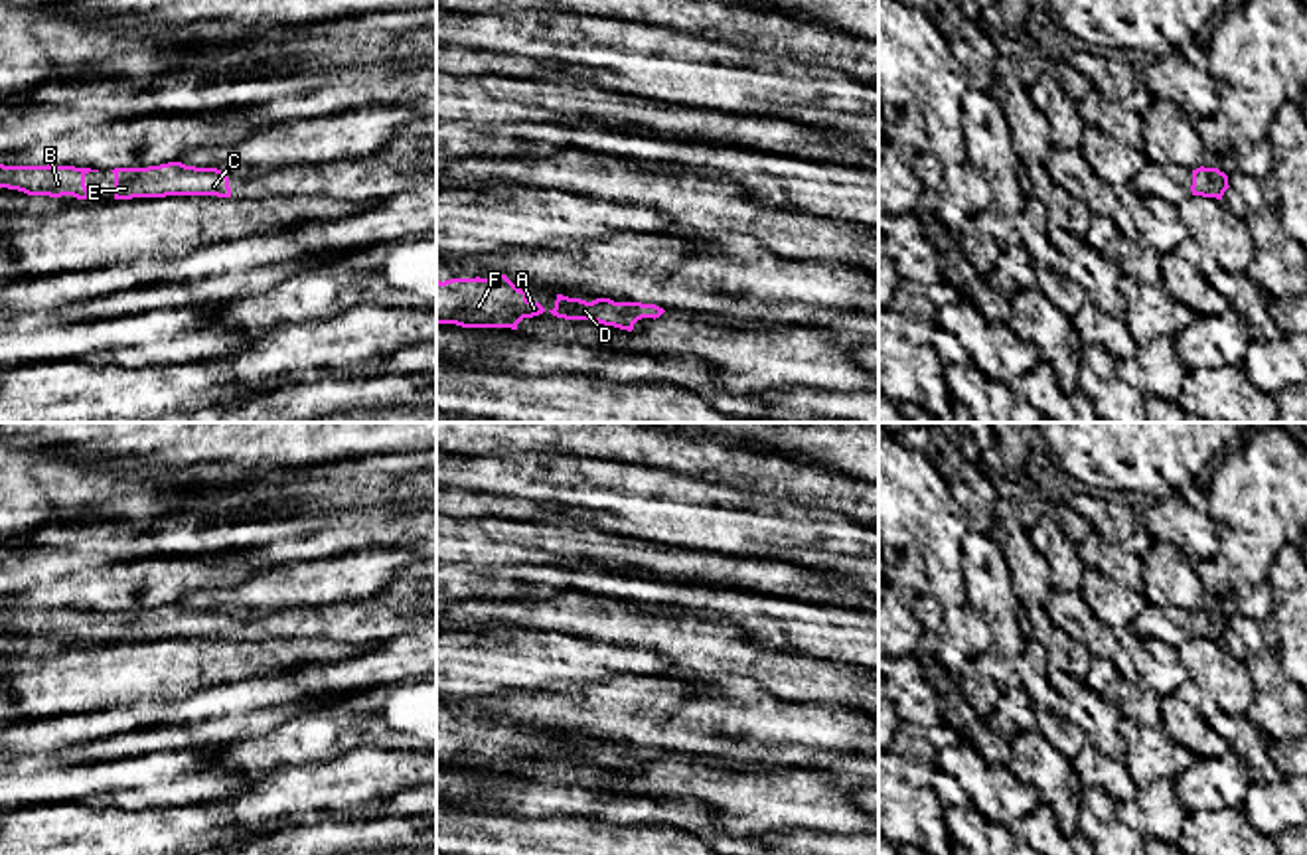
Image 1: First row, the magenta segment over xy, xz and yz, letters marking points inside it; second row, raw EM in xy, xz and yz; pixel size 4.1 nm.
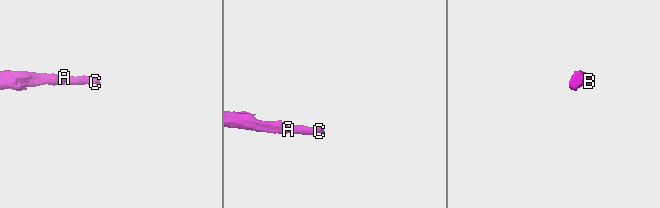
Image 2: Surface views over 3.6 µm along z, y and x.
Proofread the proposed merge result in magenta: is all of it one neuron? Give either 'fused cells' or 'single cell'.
single cell

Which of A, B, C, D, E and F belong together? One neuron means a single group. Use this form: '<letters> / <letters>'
A B C D E F

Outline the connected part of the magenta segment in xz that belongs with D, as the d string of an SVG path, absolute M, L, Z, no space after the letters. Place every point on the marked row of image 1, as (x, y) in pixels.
M557 294L555 308L549 310L557 318L565 320L590 320L620 330L634 330L634 324L642 318L659 318L665 310L655 304L642 302L614 302L610 298L596 298L592 302L580 298L569 298Z

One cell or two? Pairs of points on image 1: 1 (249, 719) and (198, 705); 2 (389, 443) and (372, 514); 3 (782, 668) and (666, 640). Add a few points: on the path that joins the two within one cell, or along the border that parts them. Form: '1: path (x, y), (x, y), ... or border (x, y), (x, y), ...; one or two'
1: path (237, 713), (210, 713); one
2: border (415, 455), (350, 455), (342, 461); two
3: path (753, 660), (729, 648), (695, 644); one

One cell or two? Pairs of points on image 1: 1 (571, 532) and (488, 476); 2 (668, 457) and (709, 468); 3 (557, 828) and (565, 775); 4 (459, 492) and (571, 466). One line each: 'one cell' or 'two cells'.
1: two cells
2: one cell
3: two cells
4: two cells

